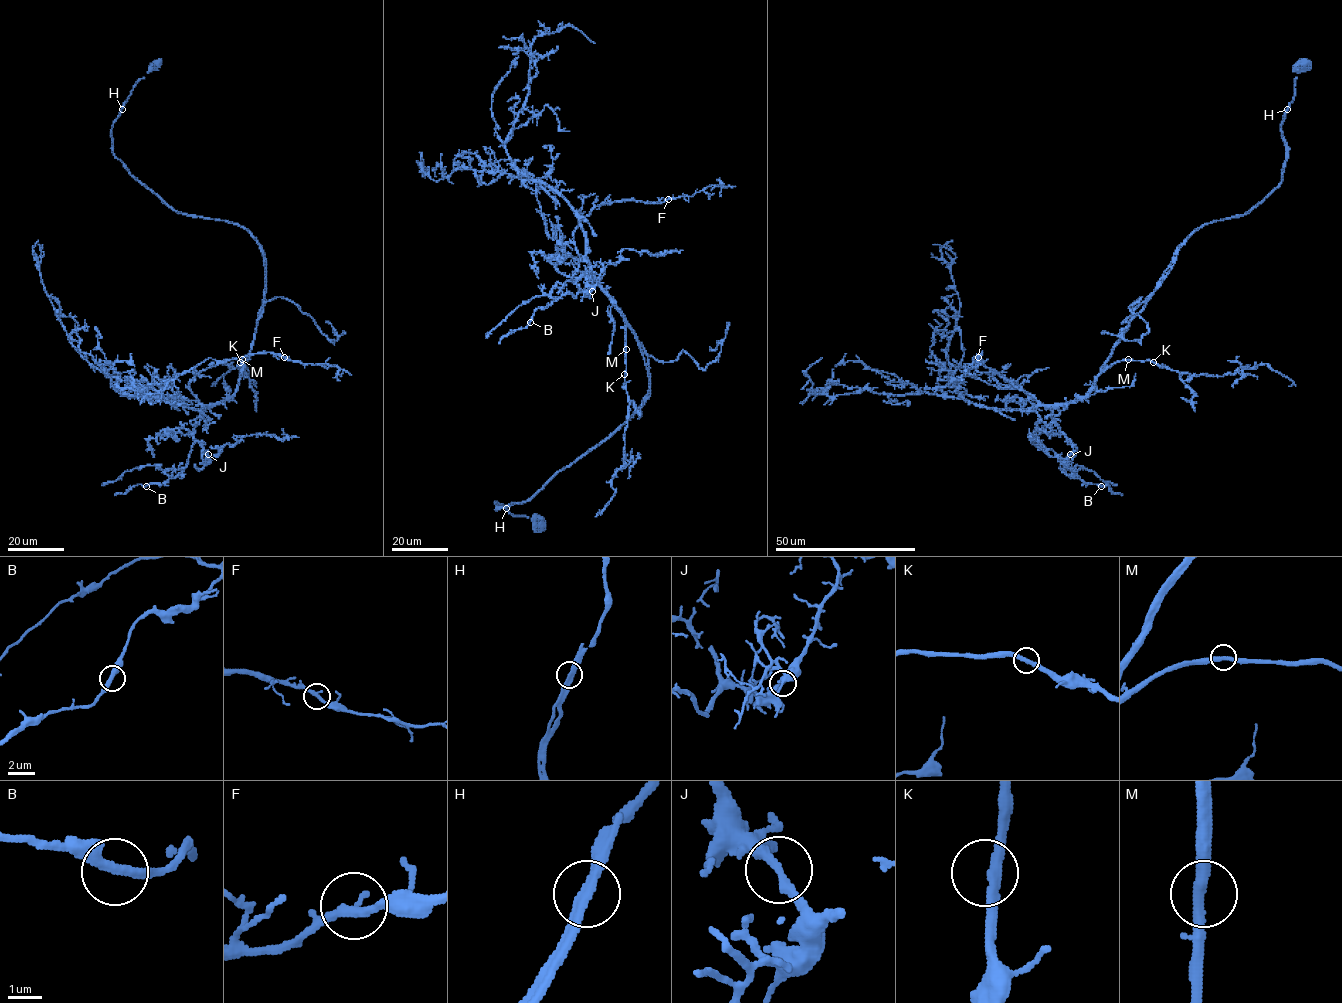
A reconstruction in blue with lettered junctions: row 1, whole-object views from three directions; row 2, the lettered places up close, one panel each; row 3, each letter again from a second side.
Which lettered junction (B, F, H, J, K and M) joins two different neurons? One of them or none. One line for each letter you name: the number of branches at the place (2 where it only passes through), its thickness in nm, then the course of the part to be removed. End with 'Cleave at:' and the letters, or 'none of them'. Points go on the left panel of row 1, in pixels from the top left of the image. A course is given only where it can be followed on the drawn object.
H: branches 2; calibre 320 nm; course (122, 109), (111, 128), (113, 152), (130, 174), (179, 212), (237, 223), (260, 245), (266, 284), (257, 324)
Cleave at: H

